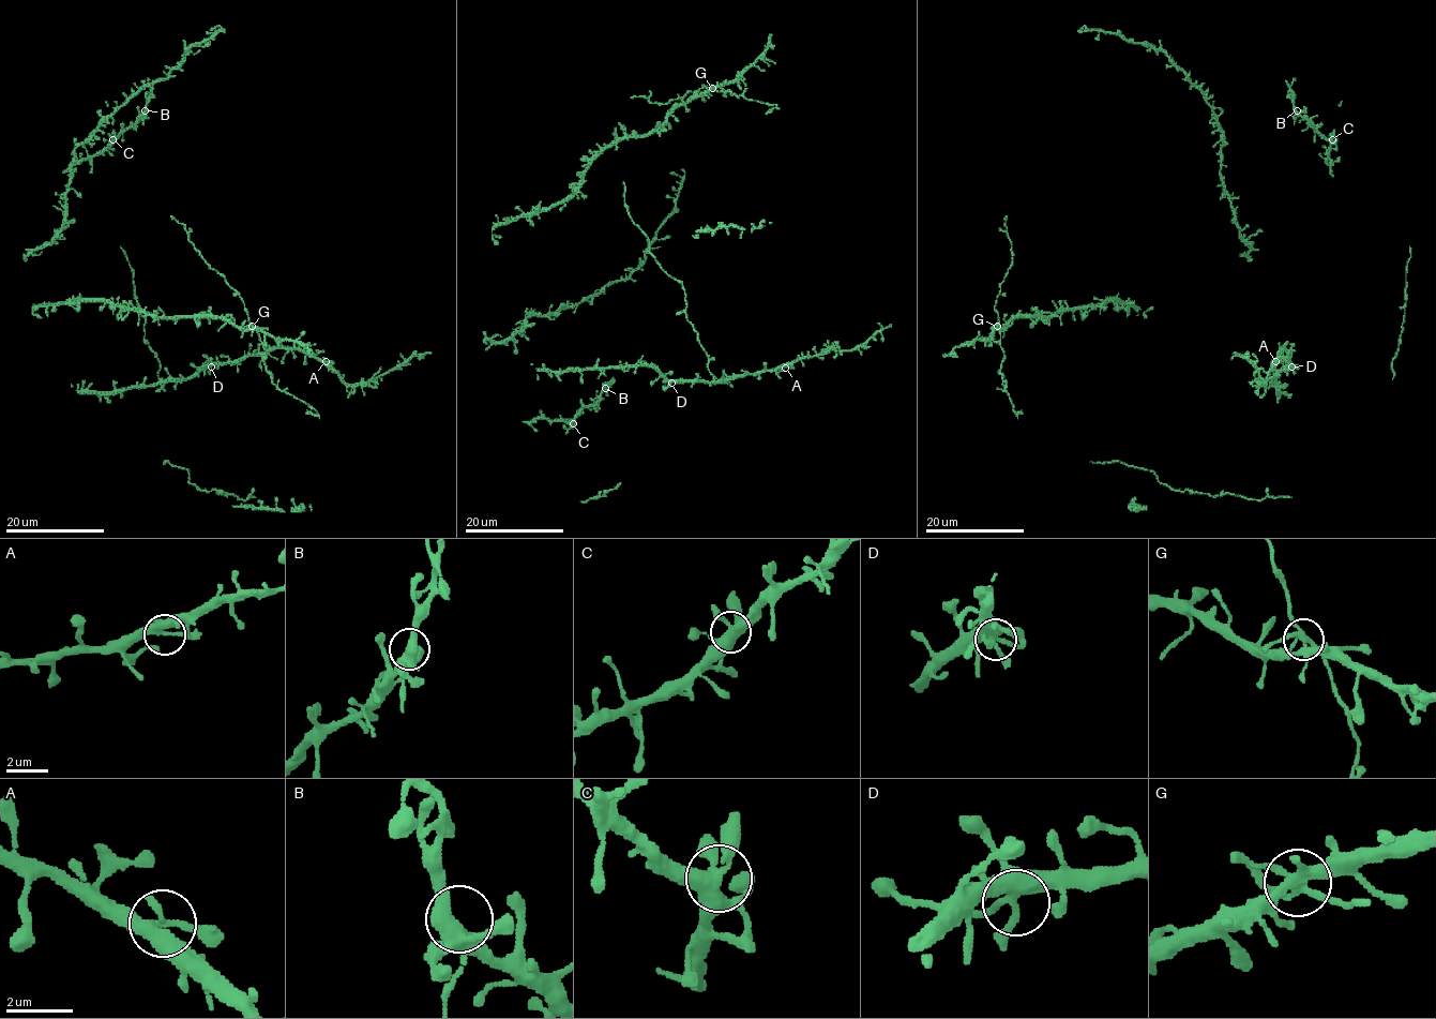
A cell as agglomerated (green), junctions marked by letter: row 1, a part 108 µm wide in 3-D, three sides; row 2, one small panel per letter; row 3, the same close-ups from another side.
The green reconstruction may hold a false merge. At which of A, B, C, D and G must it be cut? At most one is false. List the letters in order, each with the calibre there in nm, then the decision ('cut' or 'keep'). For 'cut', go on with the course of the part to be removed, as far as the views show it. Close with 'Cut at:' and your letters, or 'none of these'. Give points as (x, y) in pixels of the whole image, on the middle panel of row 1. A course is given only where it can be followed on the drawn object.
A: 340 nm | keep
B: 460 nm | keep
C: 440 nm | keep
D: 320 nm | keep
G: 320 nm | cut | (711, 88), (709, 90), (705, 86), (666, 104), (651, 103), (643, 95), (631, 98)
Cut at: G

